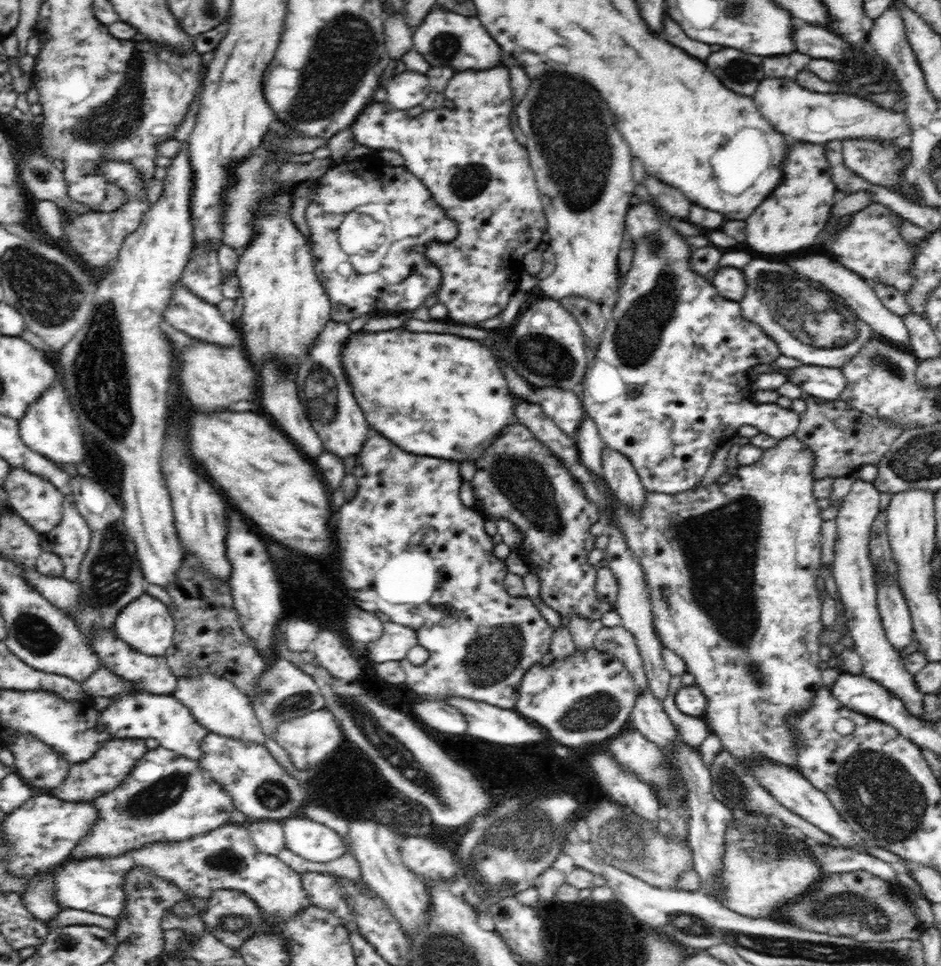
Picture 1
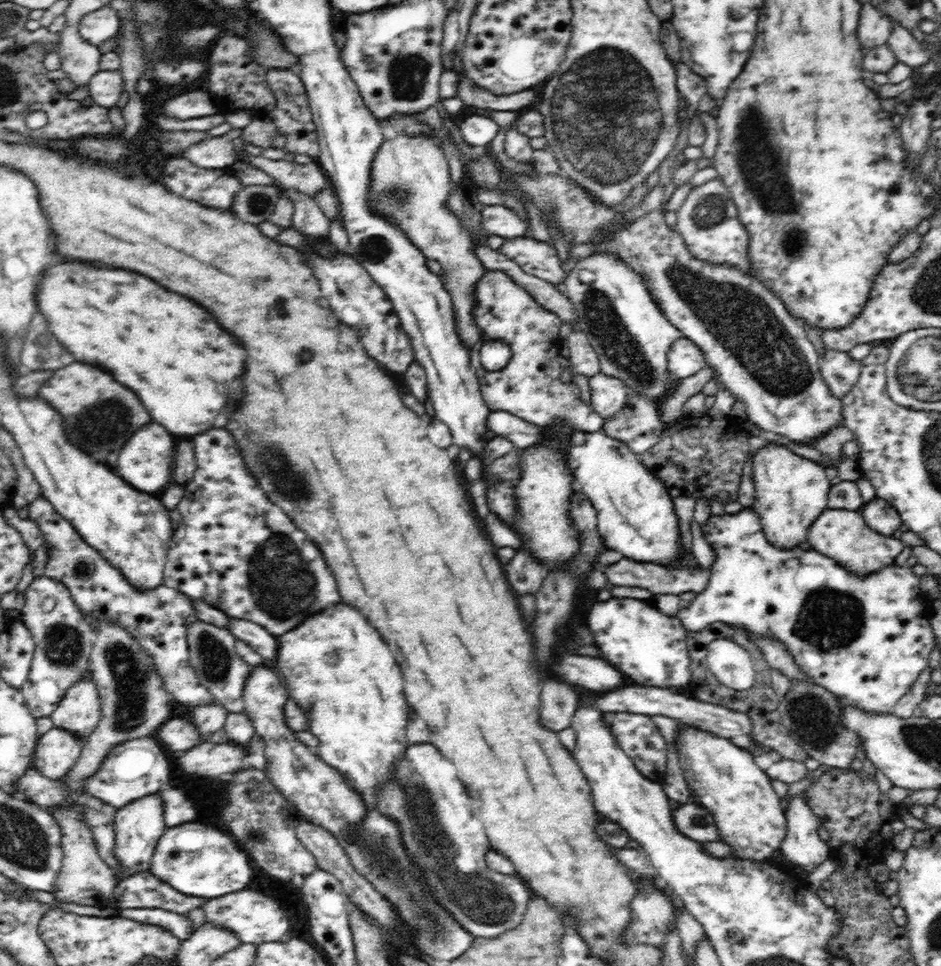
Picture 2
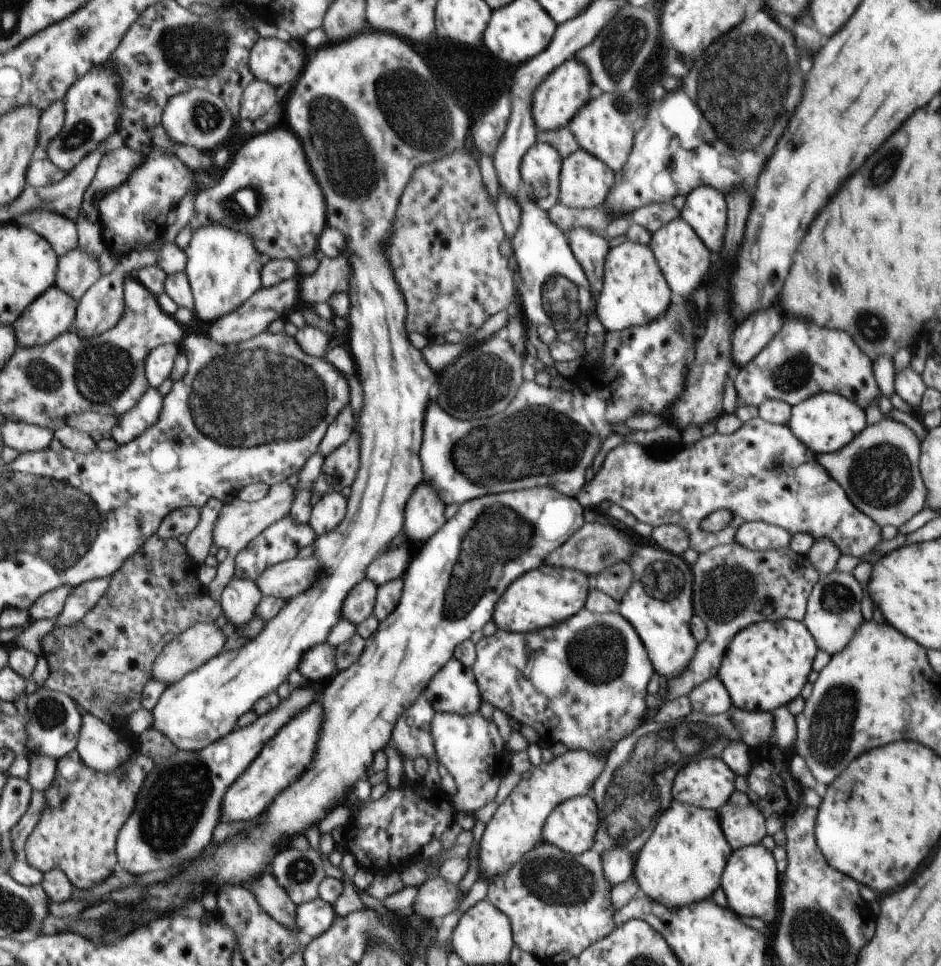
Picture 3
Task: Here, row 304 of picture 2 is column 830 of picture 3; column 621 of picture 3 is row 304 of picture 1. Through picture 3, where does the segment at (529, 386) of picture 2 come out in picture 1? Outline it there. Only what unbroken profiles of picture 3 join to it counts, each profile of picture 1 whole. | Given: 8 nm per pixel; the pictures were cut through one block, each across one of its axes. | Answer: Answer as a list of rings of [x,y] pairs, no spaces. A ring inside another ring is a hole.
[[[502,64],[494,68],[486,70],[468,69],[465,71],[456,72],[455,76],[448,82],[446,86],[445,98],[454,102],[454,109],[447,107],[438,107],[433,110],[422,111],[422,114],[411,117],[406,111],[398,110],[391,106],[387,101],[377,102],[372,101],[366,108],[357,116],[357,119],[351,124],[355,139],[361,145],[367,146],[376,151],[380,149],[392,150],[402,154],[404,165],[410,173],[416,175],[430,191],[430,195],[434,197],[434,203],[444,207],[446,215],[458,224],[458,236],[450,242],[430,242],[428,250],[425,250],[426,258],[430,263],[434,263],[436,267],[440,267],[442,271],[442,284],[438,296],[442,304],[446,304],[452,322],[455,324],[462,324],[471,326],[484,322],[488,318],[492,318],[498,314],[502,314],[504,308],[508,304],[508,298],[518,290],[518,280],[522,274],[523,258],[526,253],[533,251],[537,246],[542,243],[542,234],[547,230],[547,221],[544,214],[543,204],[541,203],[541,194],[537,189],[535,172],[531,167],[529,155],[527,154],[526,147],[522,146],[516,141],[516,136],[512,131],[512,122],[510,121],[510,114],[515,112],[514,100],[512,99],[512,88],[510,87],[510,74],[508,68]]]

